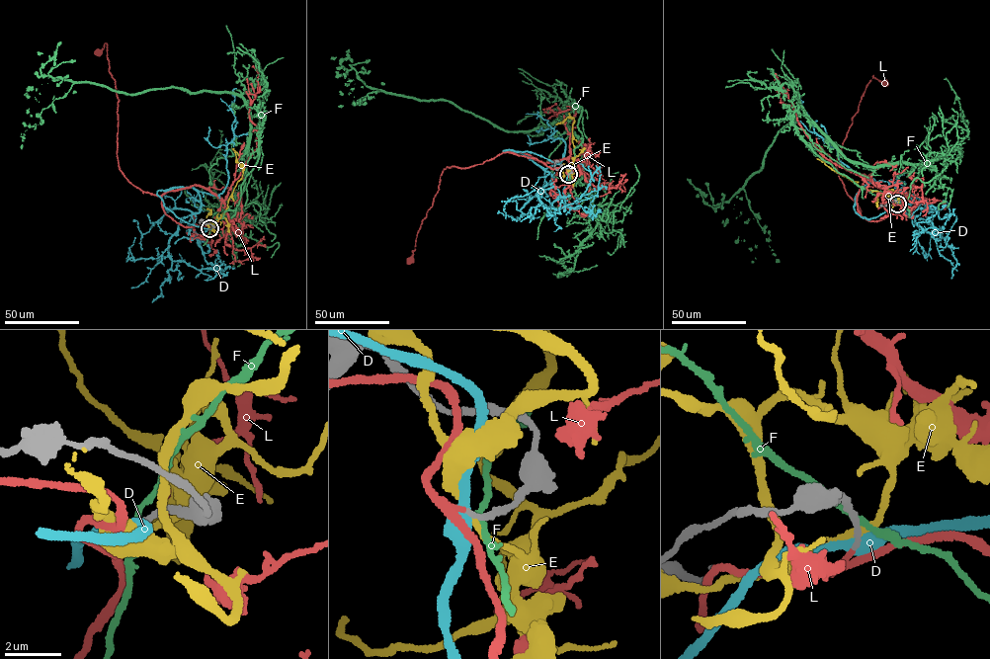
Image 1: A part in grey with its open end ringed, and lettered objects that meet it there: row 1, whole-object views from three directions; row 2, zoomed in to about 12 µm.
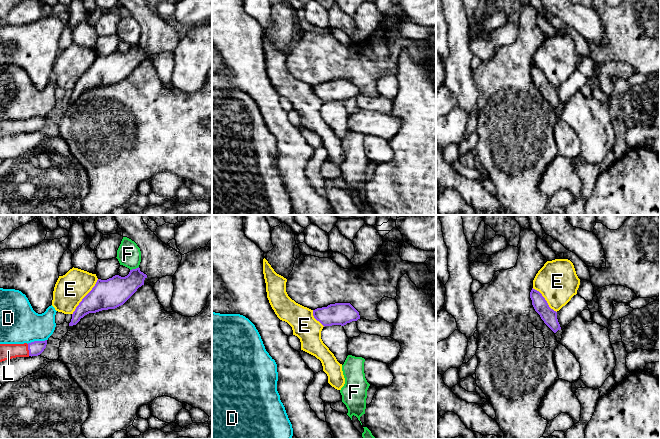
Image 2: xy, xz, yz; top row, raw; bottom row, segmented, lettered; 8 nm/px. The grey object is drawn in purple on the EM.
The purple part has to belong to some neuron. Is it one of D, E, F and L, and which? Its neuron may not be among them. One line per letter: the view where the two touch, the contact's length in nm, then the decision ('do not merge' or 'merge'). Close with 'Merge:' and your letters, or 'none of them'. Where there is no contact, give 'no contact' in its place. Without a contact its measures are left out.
D: contact in xy; length 160 nm; do not merge
E: contact in xy; length 360 nm; do not merge
F: contact in xy; length 80 nm; do not merge
L: contact in xy; length 100 nm; merge
Merge: L

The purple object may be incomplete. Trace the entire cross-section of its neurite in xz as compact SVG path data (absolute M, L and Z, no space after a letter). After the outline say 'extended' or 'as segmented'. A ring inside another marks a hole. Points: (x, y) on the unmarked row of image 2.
M335 79L327 83L313 86L314 94L324 103L332 101L344 102L360 95L359 88L350 79Z | as segmented

